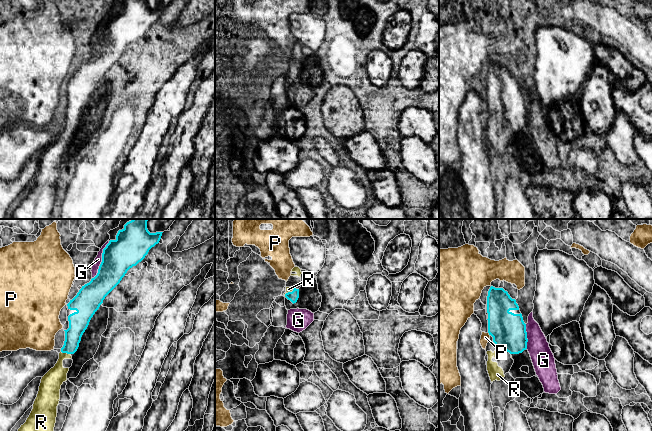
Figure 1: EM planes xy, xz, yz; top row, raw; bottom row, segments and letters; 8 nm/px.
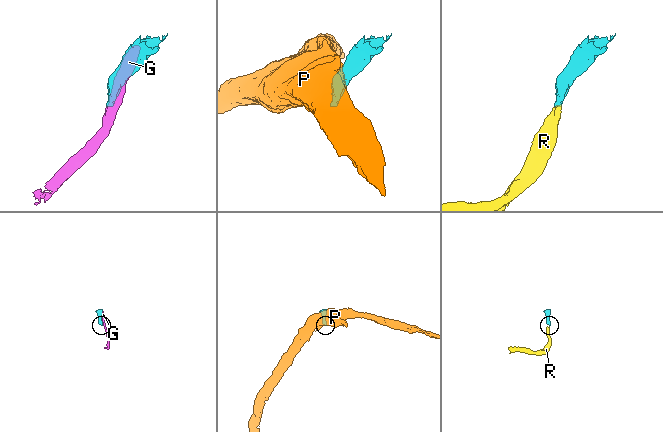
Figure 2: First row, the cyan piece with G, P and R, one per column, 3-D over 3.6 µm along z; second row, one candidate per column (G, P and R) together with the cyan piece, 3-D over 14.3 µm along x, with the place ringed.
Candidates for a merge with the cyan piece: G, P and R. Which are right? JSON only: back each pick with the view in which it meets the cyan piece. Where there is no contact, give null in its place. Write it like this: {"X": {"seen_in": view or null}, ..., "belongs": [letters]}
{"R": {"seen_in": "xy"}, "belongs": ["R"]}

